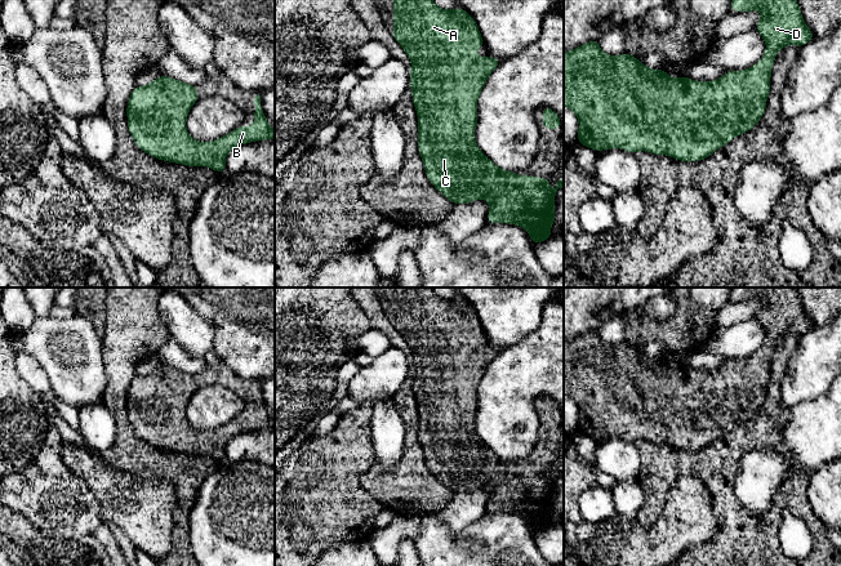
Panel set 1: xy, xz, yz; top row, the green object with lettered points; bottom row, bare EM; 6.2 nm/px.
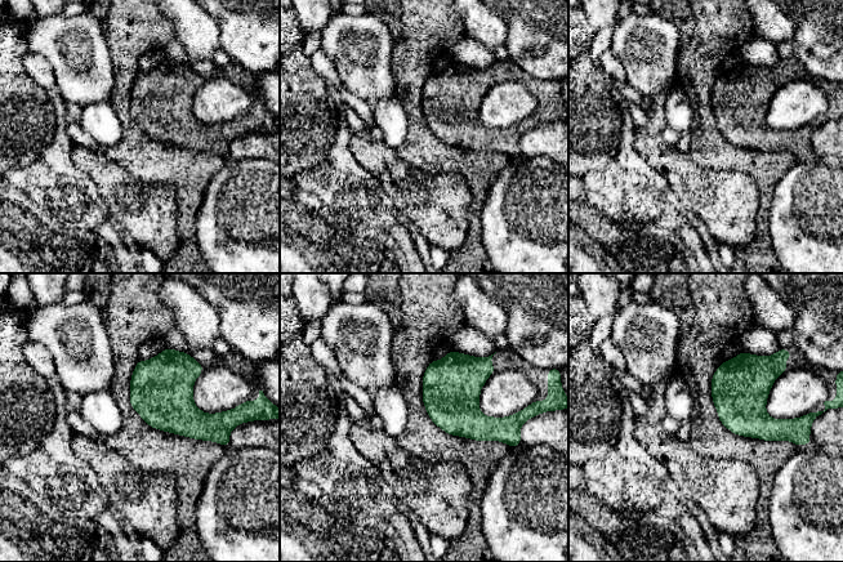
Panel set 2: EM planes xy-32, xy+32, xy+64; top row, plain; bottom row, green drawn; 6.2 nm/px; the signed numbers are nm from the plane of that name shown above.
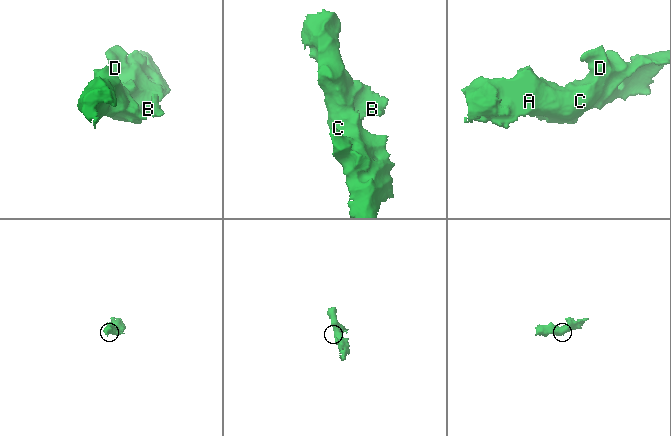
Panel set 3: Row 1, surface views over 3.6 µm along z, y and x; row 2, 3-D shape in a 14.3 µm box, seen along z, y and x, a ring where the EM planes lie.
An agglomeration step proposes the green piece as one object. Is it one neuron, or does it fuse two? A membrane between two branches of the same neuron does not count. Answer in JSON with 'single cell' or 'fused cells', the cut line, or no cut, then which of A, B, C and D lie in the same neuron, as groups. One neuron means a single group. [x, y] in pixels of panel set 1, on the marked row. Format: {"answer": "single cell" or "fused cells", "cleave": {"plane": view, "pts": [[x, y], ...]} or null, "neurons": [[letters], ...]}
{"answer": "single cell", "cleave": null, "neurons": [["A", "B", "C", "D"]]}

